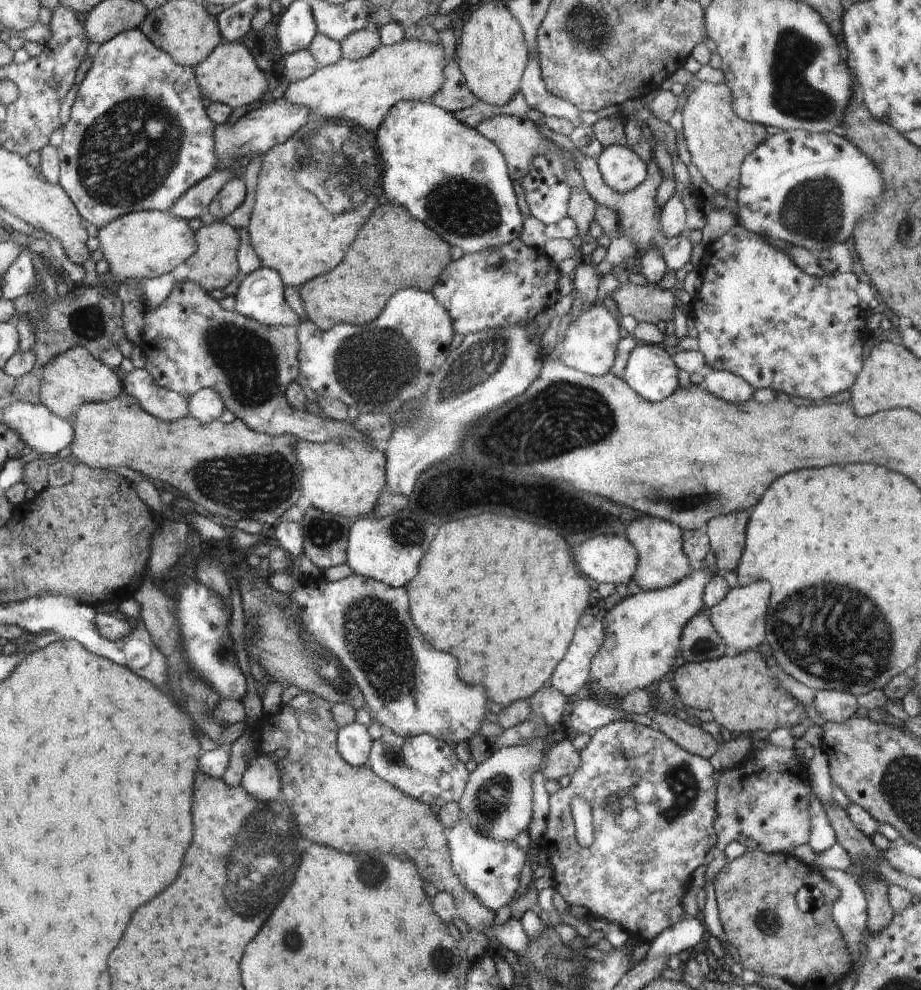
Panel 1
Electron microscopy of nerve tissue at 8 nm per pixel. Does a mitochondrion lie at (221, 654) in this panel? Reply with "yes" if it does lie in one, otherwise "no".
yes

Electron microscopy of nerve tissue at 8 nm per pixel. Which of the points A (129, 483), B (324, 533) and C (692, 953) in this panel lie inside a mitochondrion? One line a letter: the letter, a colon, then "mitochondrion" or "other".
A: other
B: mitochondrion
C: other

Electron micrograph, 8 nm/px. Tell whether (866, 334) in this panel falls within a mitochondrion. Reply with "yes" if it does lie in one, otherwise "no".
no

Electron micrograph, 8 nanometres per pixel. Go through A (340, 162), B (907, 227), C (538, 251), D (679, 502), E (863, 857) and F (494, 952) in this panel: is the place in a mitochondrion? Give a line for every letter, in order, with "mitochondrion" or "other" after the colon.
A: mitochondrion
B: other
C: other
D: mitochondrion
E: other
F: other

